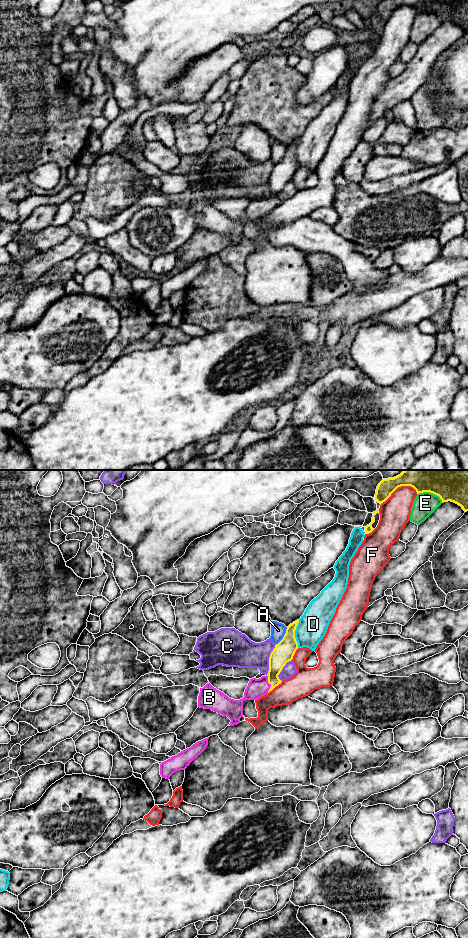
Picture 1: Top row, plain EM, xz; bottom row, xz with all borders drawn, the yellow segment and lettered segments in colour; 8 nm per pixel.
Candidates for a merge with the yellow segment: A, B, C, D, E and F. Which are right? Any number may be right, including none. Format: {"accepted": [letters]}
{"accepted": ["B"]}

